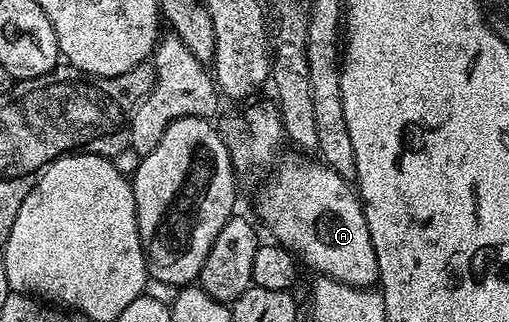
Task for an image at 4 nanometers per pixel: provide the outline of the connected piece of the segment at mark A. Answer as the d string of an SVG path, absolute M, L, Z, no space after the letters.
M309 157L286 158L273 167L269 175L270 183L258 202L258 214L277 245L283 246L291 254L302 258L319 275L326 275L346 285L356 287L373 287L378 280L376 252L372 248L372 236L368 232L368 220L362 211L362 200L355 187L344 179L333 168L321 161L309 162Z

